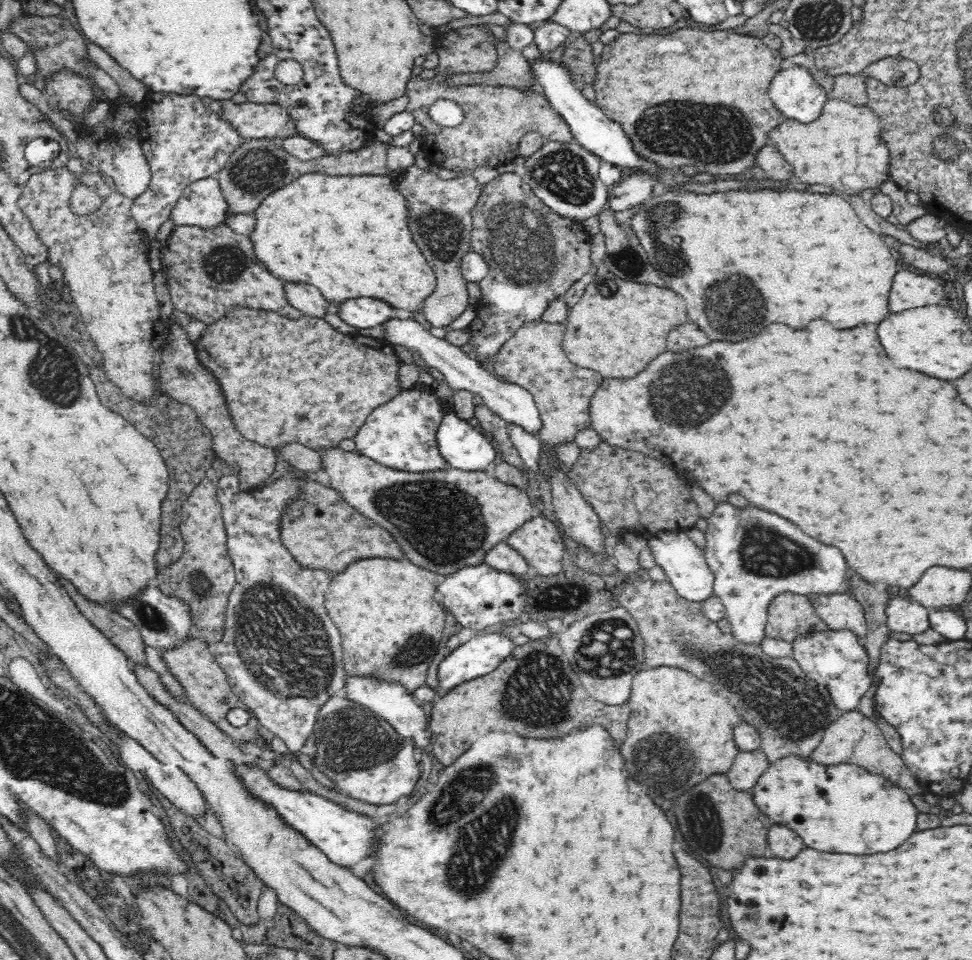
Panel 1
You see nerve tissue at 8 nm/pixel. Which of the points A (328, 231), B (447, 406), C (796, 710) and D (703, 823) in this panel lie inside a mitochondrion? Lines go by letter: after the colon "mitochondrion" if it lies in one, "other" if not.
A: other
B: other
C: mitochondrion
D: mitochondrion

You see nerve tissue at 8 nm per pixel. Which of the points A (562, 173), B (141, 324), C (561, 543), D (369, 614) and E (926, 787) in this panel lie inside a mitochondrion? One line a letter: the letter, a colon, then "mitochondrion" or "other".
A: mitochondrion
B: other
C: other
D: other
E: other

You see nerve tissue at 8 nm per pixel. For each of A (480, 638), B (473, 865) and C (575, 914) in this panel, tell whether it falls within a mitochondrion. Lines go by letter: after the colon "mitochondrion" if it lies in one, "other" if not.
A: other
B: mitochondrion
C: other

